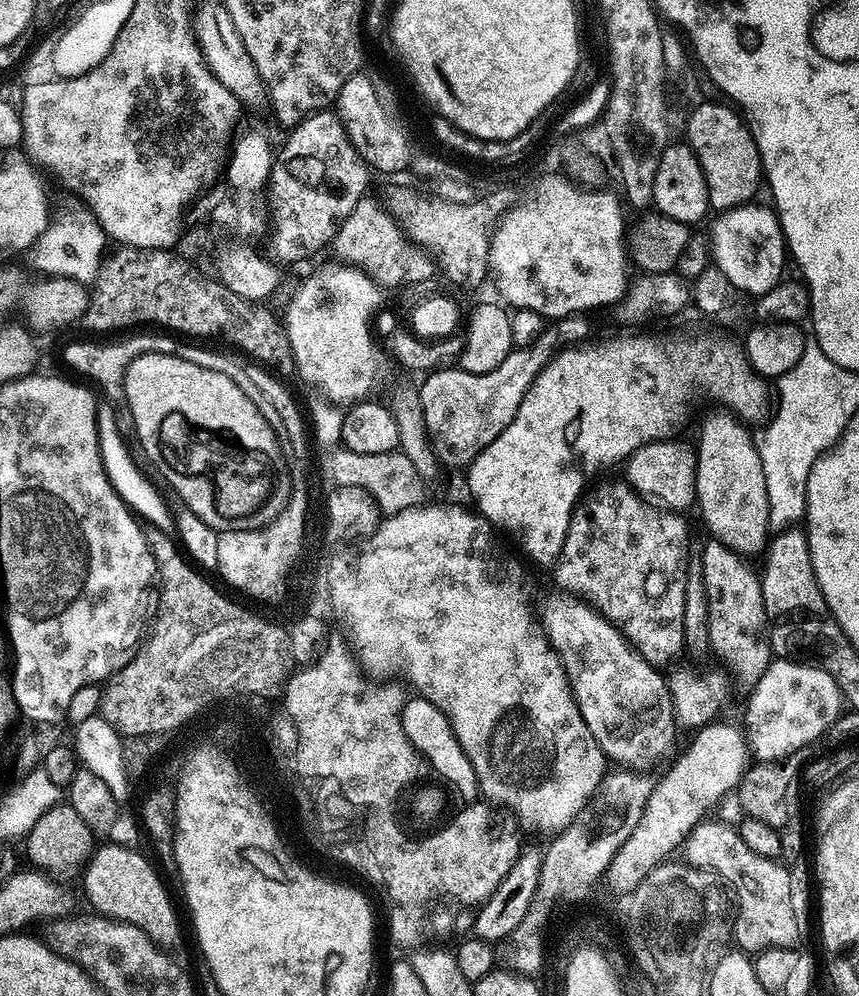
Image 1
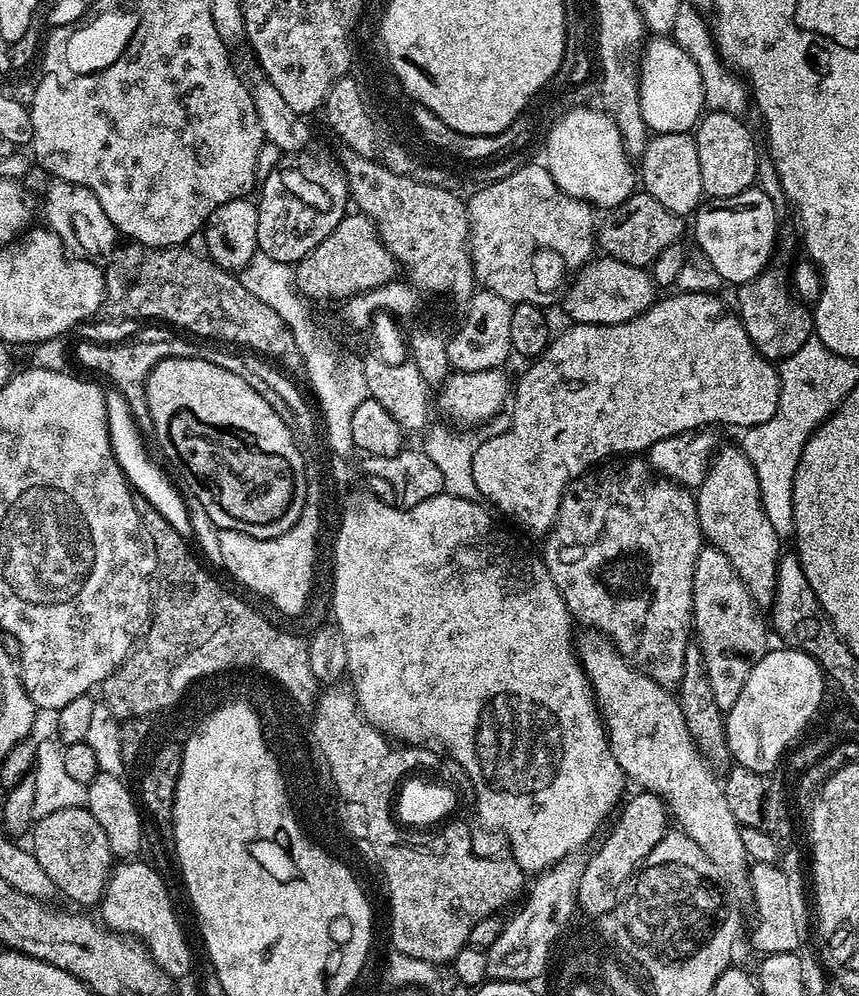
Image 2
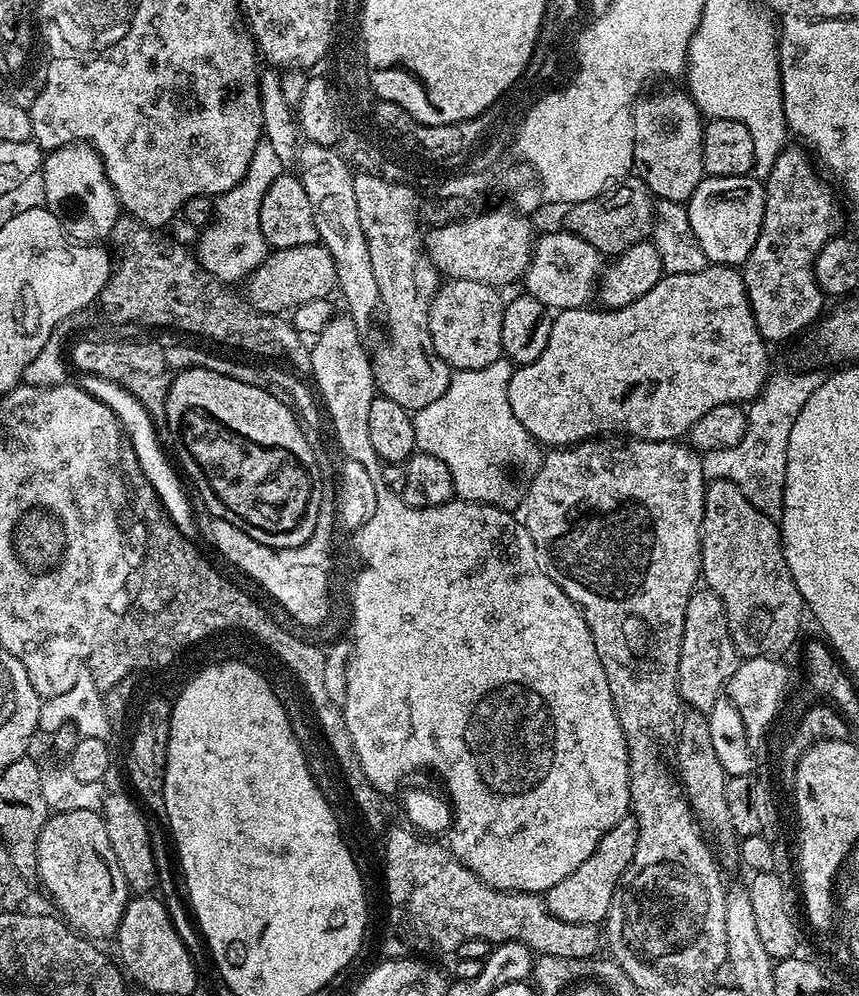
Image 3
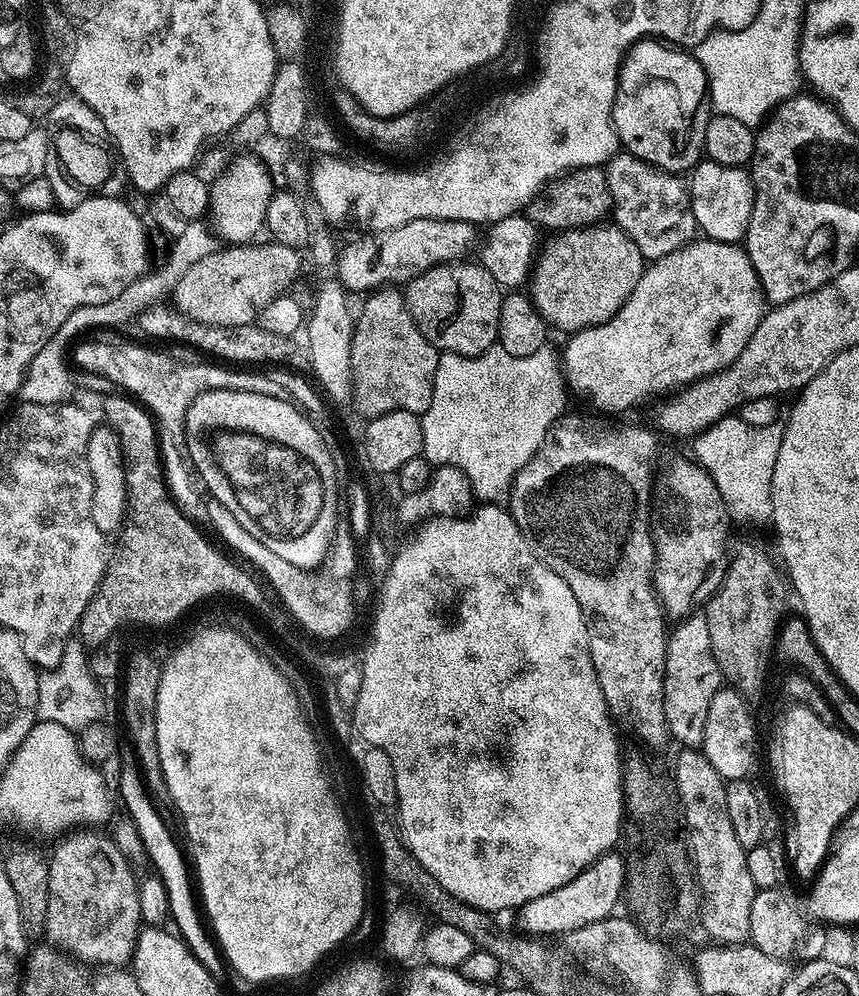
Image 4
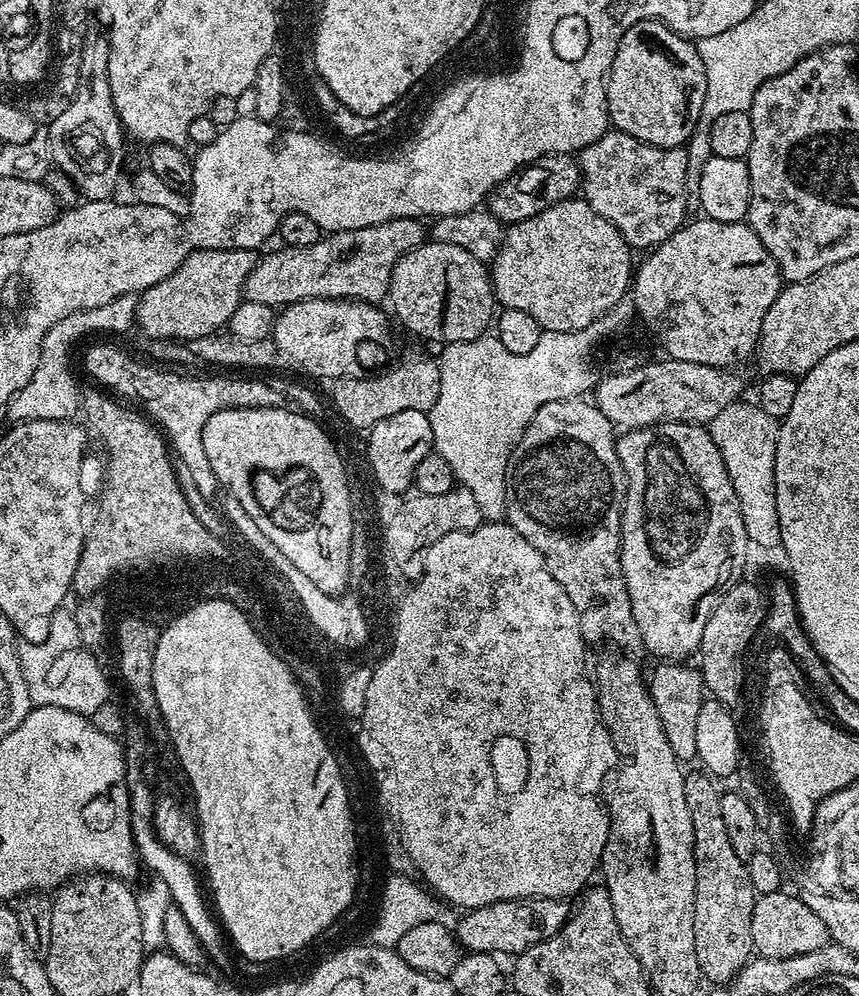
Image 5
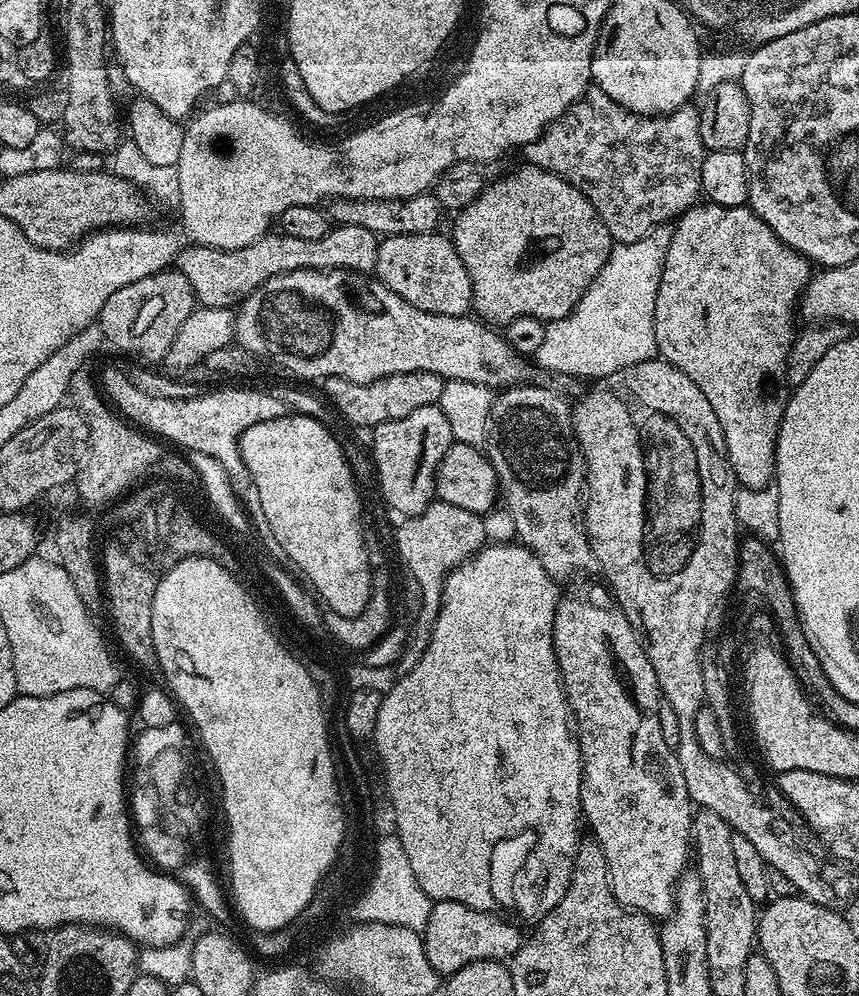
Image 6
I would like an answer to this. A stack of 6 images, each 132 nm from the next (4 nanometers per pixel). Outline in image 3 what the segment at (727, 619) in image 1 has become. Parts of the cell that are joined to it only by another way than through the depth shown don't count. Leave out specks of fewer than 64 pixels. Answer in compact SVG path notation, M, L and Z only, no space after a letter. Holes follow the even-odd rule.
M697 590L686 606L686 622L682 630L682 654L678 662L678 690L681 701L689 709L709 713L718 702L720 691L734 674L742 657L737 652L726 626L726 610L713 592Z

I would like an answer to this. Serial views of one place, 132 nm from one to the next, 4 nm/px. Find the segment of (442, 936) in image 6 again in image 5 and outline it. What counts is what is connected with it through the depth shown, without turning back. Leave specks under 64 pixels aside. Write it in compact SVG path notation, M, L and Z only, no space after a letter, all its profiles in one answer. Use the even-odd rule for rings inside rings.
M503 900L474 908L463 913L460 925L454 931L461 949L470 952L491 952L497 957L515 958L528 948L535 948L562 930L570 915L564 900Z

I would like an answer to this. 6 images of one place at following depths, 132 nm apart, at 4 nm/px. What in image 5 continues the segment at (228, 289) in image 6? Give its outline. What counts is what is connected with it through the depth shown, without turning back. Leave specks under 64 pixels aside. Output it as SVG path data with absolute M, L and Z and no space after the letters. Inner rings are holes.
M394 218L390 222L378 222L378 226L362 226L362 230L342 230L325 235L309 248L281 247L281 252L272 252L269 256L261 255L254 270L244 283L244 299L250 302L265 303L272 309L279 309L286 304L299 300L363 300L366 304L379 305L388 300L390 278L398 258L414 250L426 240L426 228L417 218Z

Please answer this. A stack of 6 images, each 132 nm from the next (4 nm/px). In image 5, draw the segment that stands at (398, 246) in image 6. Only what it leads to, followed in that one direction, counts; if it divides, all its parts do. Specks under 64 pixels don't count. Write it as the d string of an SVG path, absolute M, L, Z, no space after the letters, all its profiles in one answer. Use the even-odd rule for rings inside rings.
M433 240L424 241L402 258L398 258L390 278L388 300L390 305L392 304L390 312L395 319L397 316L414 335L421 336L424 340L433 340L436 346L470 342L485 335L493 323L494 313L498 308L496 294L492 291L489 265L485 261L474 258L474 254L467 253L462 246Z

